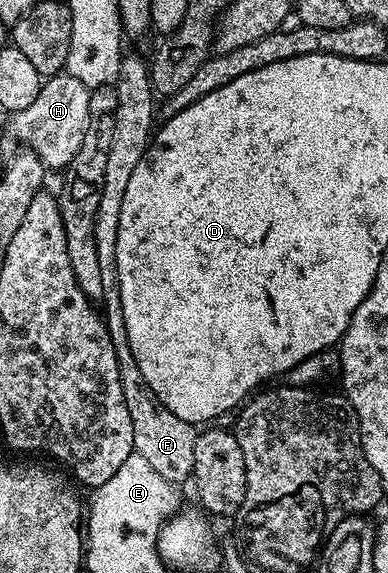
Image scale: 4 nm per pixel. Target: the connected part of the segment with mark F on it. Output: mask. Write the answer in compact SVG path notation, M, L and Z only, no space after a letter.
M125 55L121 59L114 87L118 98L116 121L110 142L110 158L106 158L104 188L100 191L100 204L94 210L96 225L92 228L92 234L96 238L96 280L100 283L101 294L104 295L102 312L106 317L108 333L116 347L126 410L130 410L130 418L134 426L135 455L146 458L146 462L150 462L150 466L154 466L154 470L158 470L162 478L166 478L169 482L177 482L176 480L189 479L193 475L194 450L198 432L193 425L178 418L178 414L170 414L170 410L162 406L162 402L144 383L126 338L126 326L120 305L120 290L116 283L116 231L122 206L122 194L126 194L126 185L130 182L130 174L134 174L134 166L138 166L145 150L148 149L150 133L154 128L154 123L152 124L154 89L150 83L149 65Z

